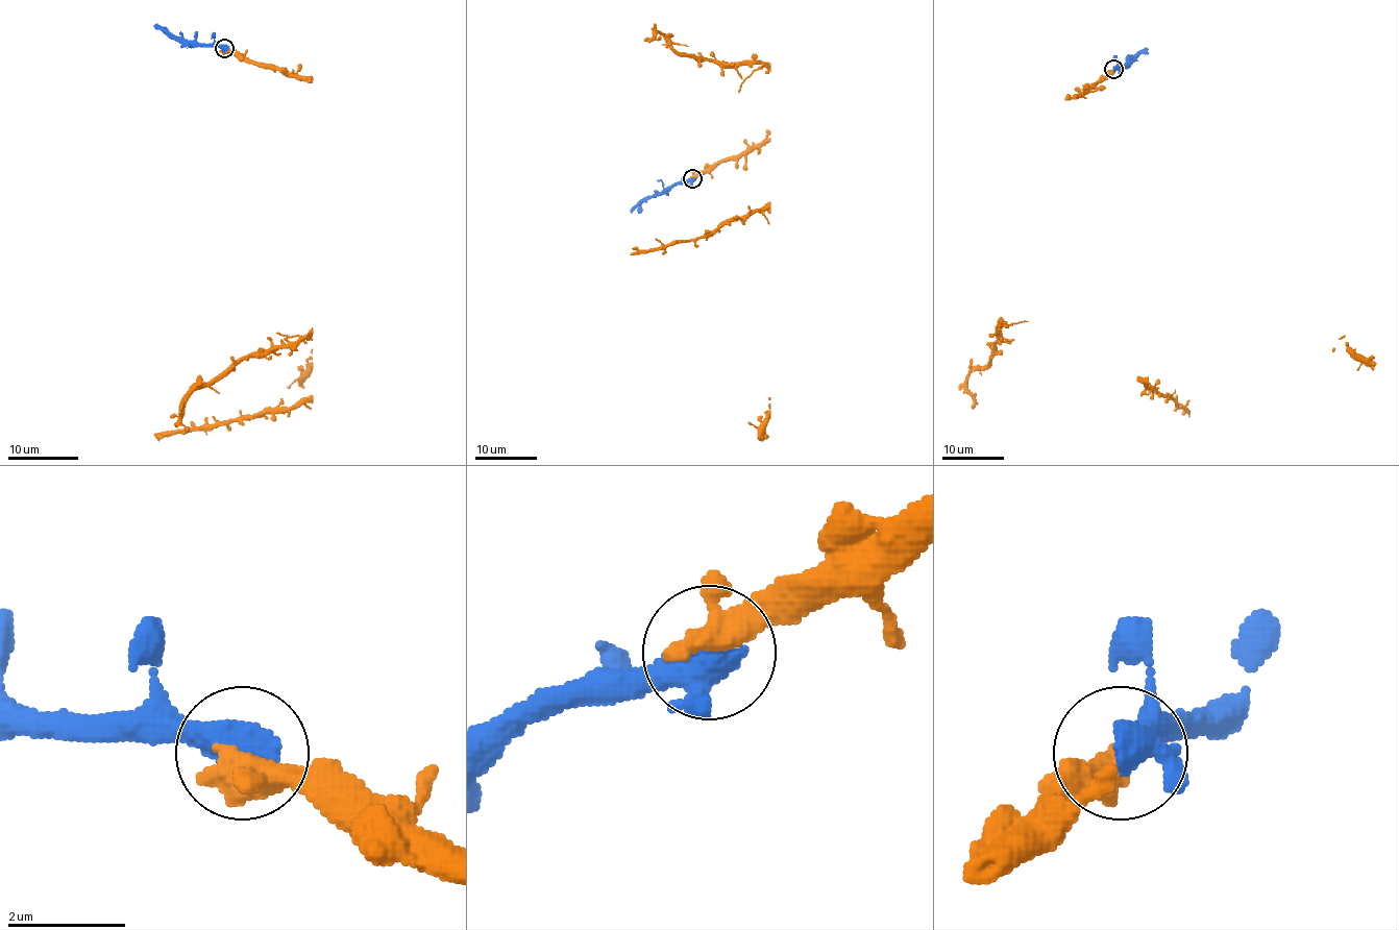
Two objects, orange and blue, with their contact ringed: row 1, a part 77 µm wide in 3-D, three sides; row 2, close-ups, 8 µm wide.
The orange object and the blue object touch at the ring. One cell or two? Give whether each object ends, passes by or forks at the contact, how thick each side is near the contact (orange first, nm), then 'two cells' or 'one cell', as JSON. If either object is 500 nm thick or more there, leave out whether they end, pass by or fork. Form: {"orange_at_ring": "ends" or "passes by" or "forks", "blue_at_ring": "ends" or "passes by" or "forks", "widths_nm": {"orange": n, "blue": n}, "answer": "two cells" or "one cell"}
{"orange_at_ring": "passes by", "blue_at_ring": "passes by", "widths_nm": {"orange": 420, "blue": 460}, "answer": "one cell"}

